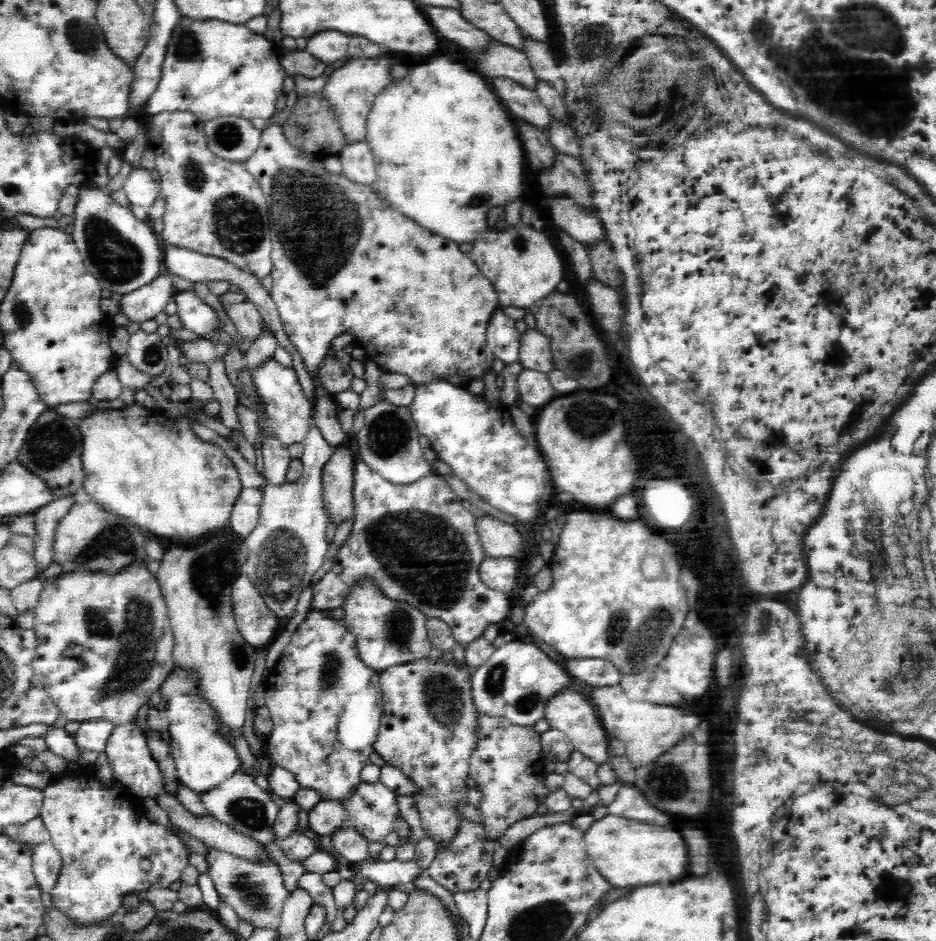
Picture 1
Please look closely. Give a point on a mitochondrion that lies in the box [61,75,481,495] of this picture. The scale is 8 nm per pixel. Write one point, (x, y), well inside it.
(116, 259)

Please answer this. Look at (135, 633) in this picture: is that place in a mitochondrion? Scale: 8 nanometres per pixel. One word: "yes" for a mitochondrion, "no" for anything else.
yes

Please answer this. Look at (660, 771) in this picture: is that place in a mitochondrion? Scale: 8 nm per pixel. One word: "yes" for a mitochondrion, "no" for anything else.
yes

